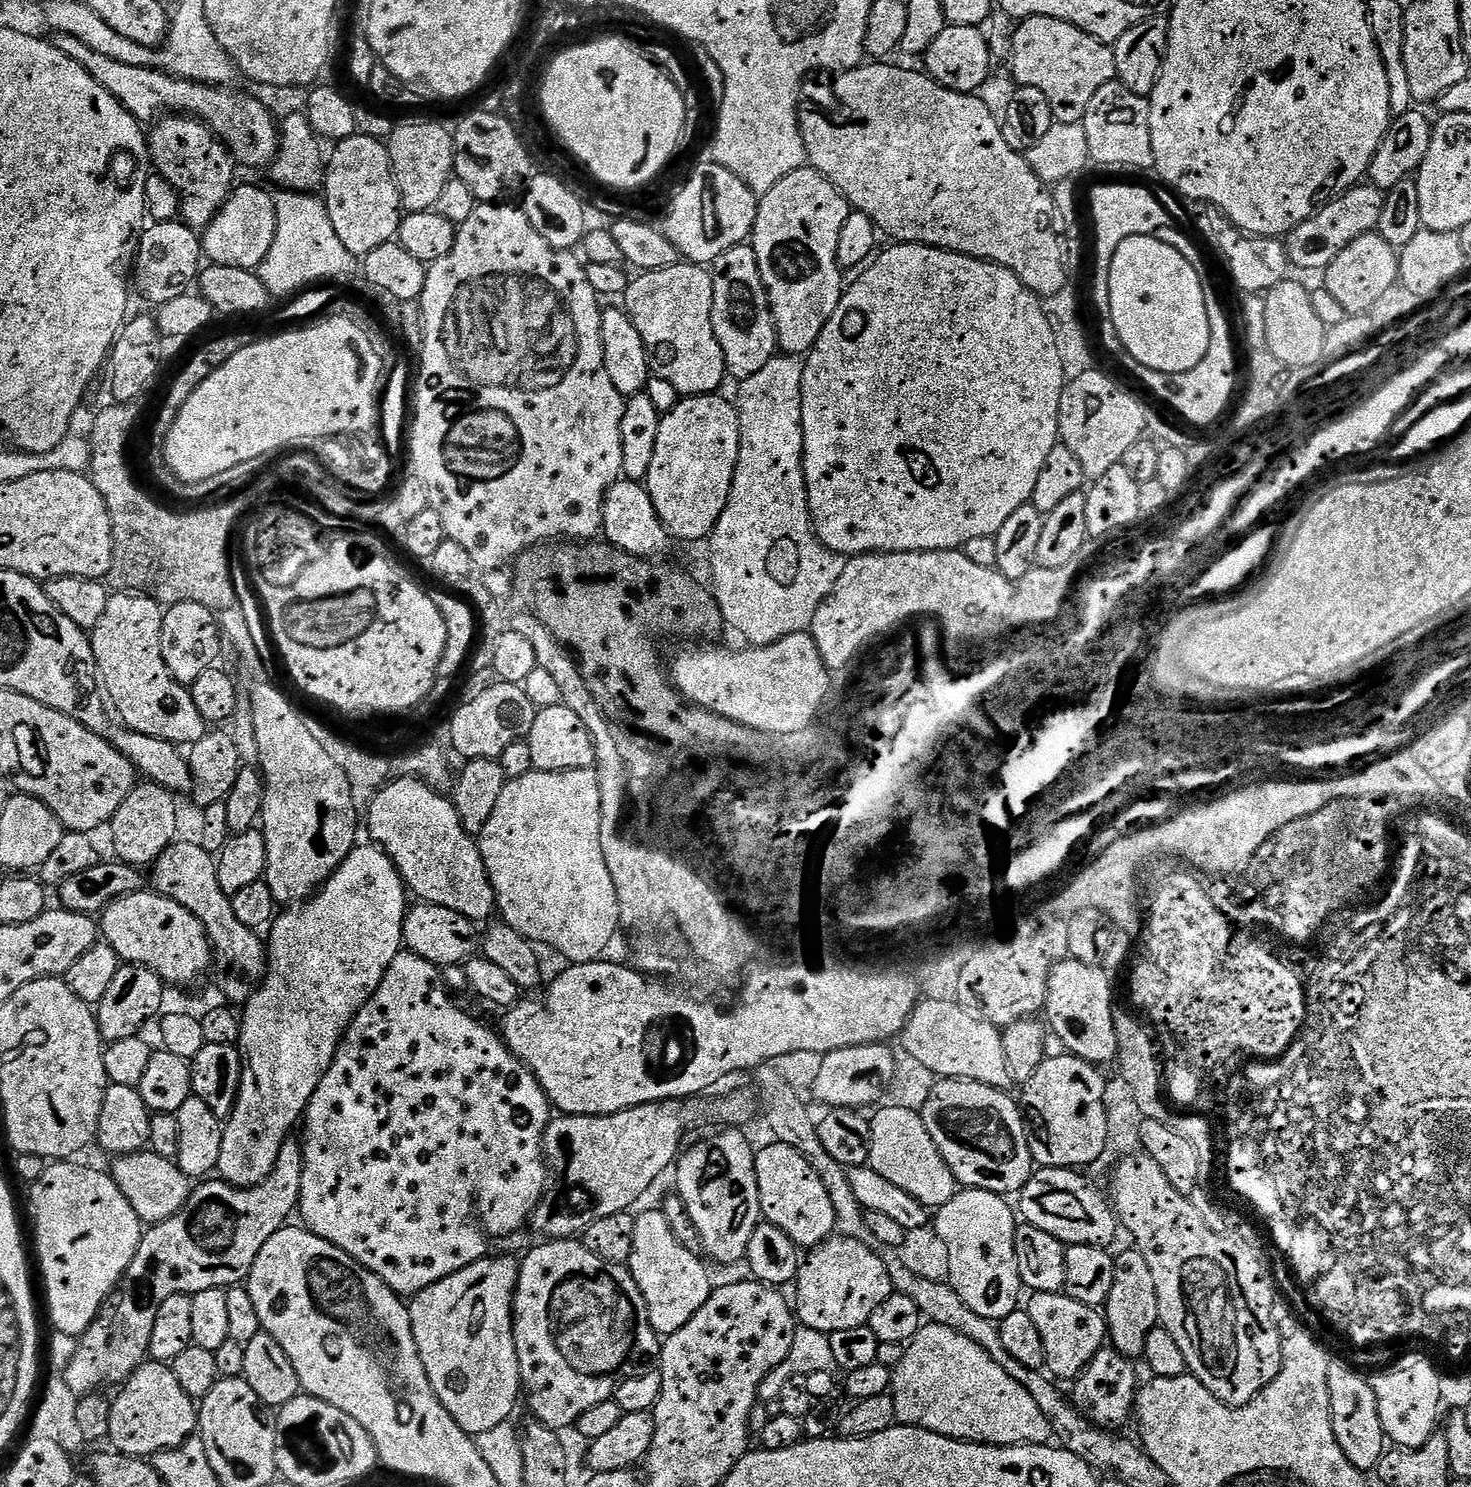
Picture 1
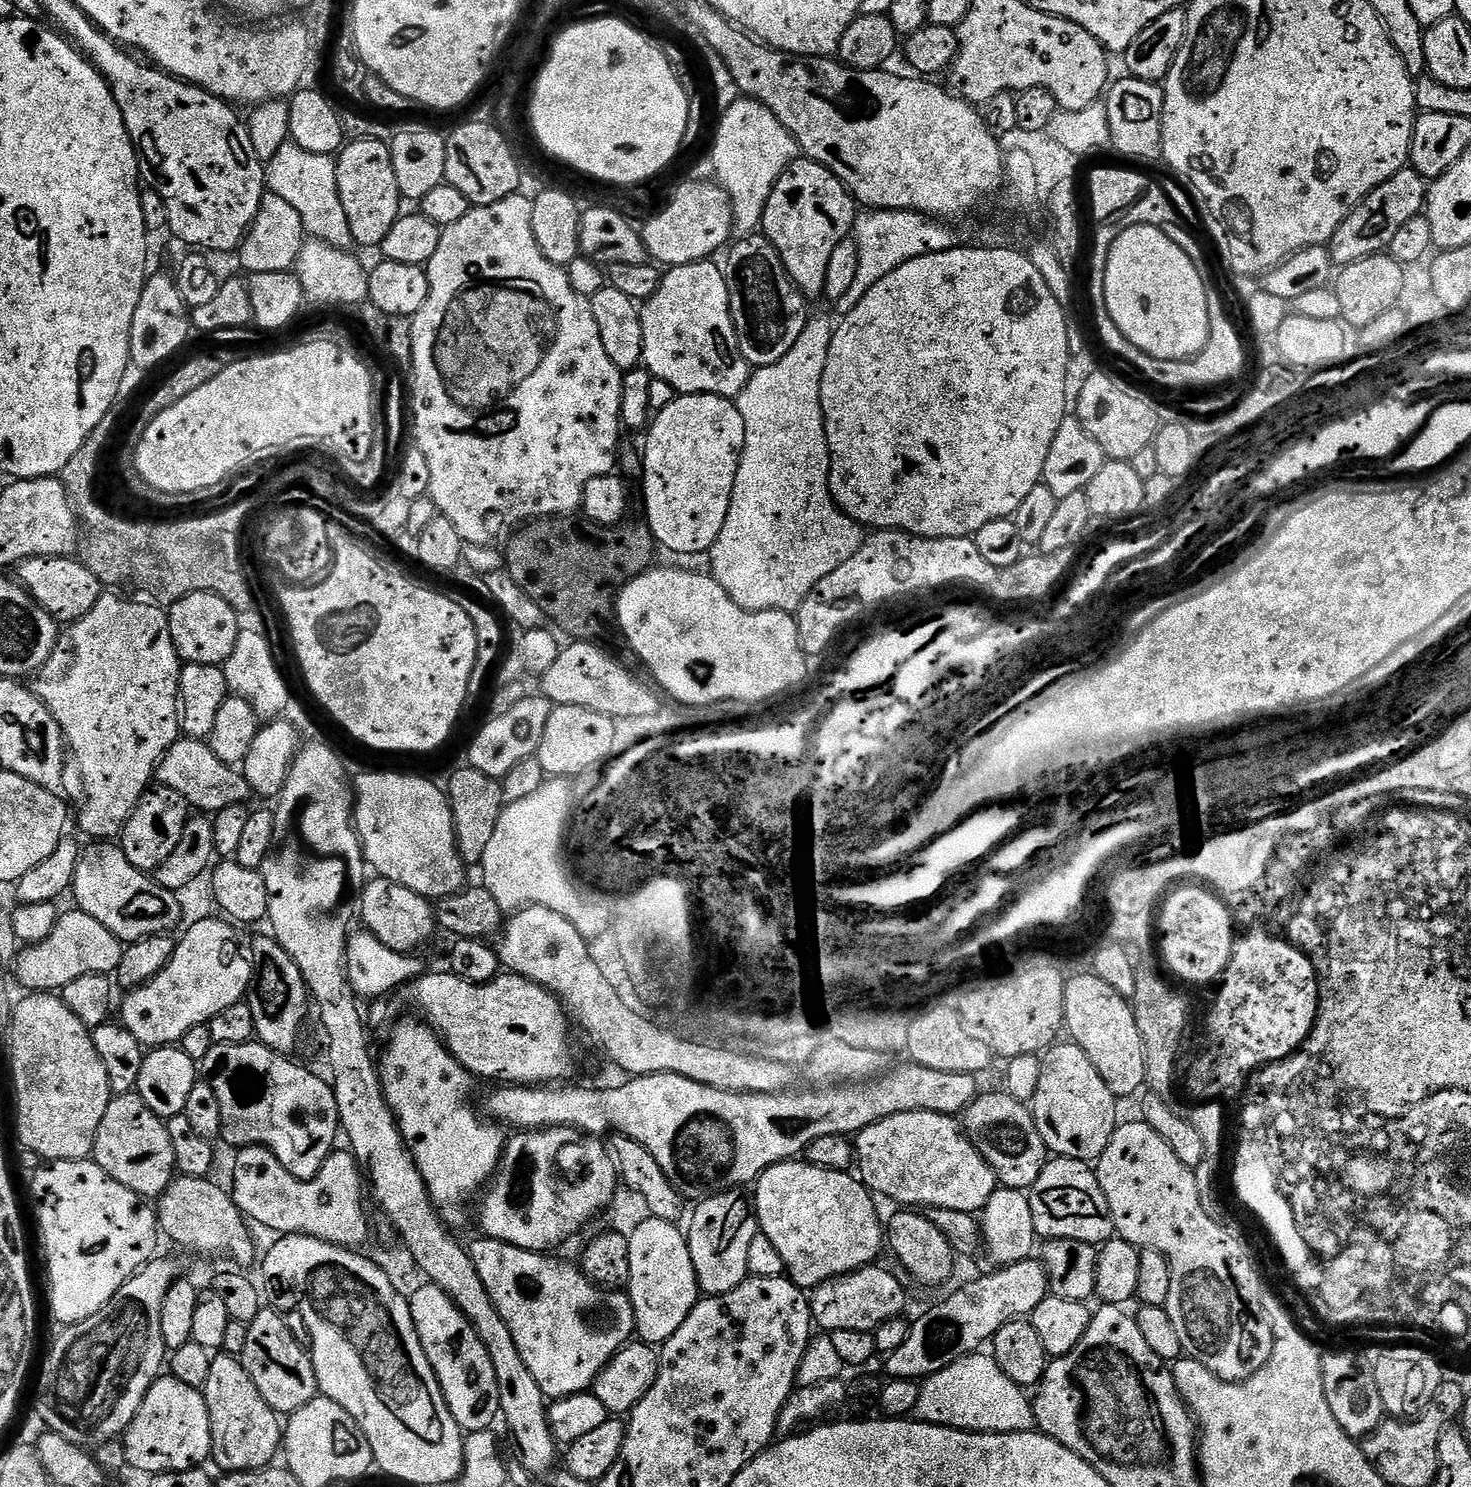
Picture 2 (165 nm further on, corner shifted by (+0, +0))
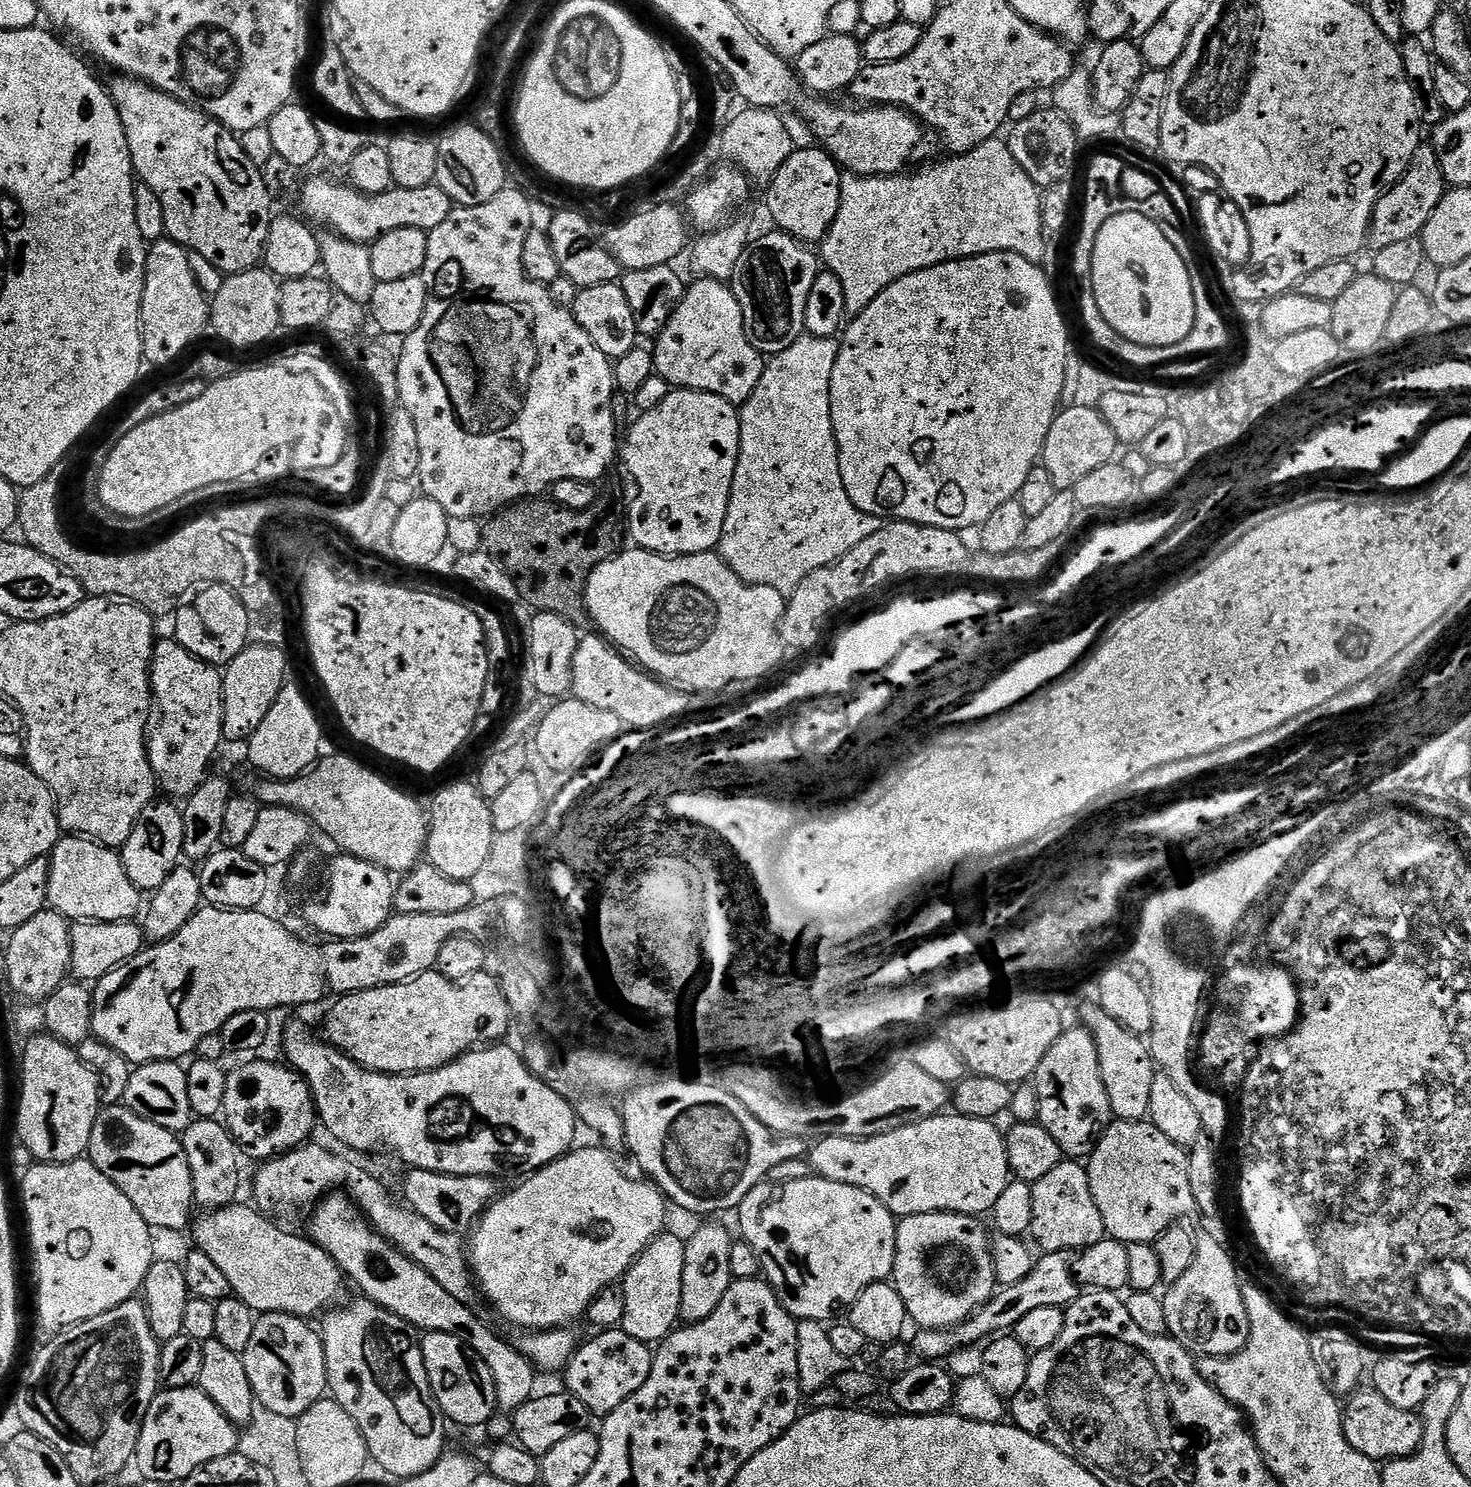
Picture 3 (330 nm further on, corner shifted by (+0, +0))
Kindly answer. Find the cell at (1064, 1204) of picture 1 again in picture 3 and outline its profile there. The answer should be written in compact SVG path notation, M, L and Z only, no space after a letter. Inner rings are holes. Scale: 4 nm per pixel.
M1065 1159L1046 1178L1037 1180L1032 1185L1034 1198L1034 1218L1030 1236L1036 1239L1035 1247L1041 1253L1067 1252L1072 1248L1083 1250L1094 1246L1099 1240L1105 1239L1102 1214L1098 1214L1098 1206L1094 1206L1094 1194L1090 1194L1088 1169L1075 1159Z

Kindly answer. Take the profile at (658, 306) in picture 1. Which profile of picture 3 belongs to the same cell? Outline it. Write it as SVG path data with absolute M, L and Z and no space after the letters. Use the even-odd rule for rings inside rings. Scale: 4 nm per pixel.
M697 279L689 283L684 290L682 302L670 314L666 326L655 337L656 348L651 349L652 361L656 364L655 375L666 378L673 389L689 388L695 392L709 392L726 398L732 404L743 406L754 394L754 386L764 373L765 357L761 356L746 338L746 326L742 322L742 306L734 298L731 287L719 280Z

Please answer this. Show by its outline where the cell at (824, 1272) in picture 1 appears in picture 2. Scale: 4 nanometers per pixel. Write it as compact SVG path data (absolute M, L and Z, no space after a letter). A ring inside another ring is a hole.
M880 1267L860 1268L811 1289L810 1303L815 1327L828 1334L838 1330L873 1333L878 1326L882 1326L882 1322L897 1319L903 1313L900 1311L903 1310L908 1296L895 1274Z

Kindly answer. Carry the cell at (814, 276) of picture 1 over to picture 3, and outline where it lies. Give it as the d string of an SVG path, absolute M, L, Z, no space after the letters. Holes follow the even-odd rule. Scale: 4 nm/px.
M819 146L797 147L772 175L768 188L768 212L779 231L801 242L823 241L834 218L838 218L838 206L842 198L840 177L842 169L836 159Z

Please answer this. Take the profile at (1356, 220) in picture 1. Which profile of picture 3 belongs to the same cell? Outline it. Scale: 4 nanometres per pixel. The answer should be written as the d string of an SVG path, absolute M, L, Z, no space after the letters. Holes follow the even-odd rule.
M1422 142L1418 150L1414 150L1412 164L1403 176L1392 187L1381 191L1368 226L1367 247L1375 253L1385 246L1403 242L1406 238L1420 236L1426 222L1430 222L1430 214L1434 214L1438 202L1442 202L1445 191L1442 166L1438 166L1438 154L1434 154L1431 143Z

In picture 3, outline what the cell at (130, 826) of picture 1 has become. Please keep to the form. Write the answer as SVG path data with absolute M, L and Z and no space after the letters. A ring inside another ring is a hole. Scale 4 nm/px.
M153 802L138 818L130 838L126 838L122 849L124 869L134 886L151 894L170 878L170 874L181 863L184 854L184 814L172 804Z

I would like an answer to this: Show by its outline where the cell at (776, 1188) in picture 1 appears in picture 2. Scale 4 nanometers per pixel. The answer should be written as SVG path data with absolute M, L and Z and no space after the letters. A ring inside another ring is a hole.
M800 1158L784 1160L767 1168L754 1185L754 1215L759 1231L778 1250L789 1280L805 1290L817 1288L822 1282L856 1272L877 1263L880 1247L886 1244L882 1216L876 1213L873 1193L851 1171L835 1172L809 1164Z

